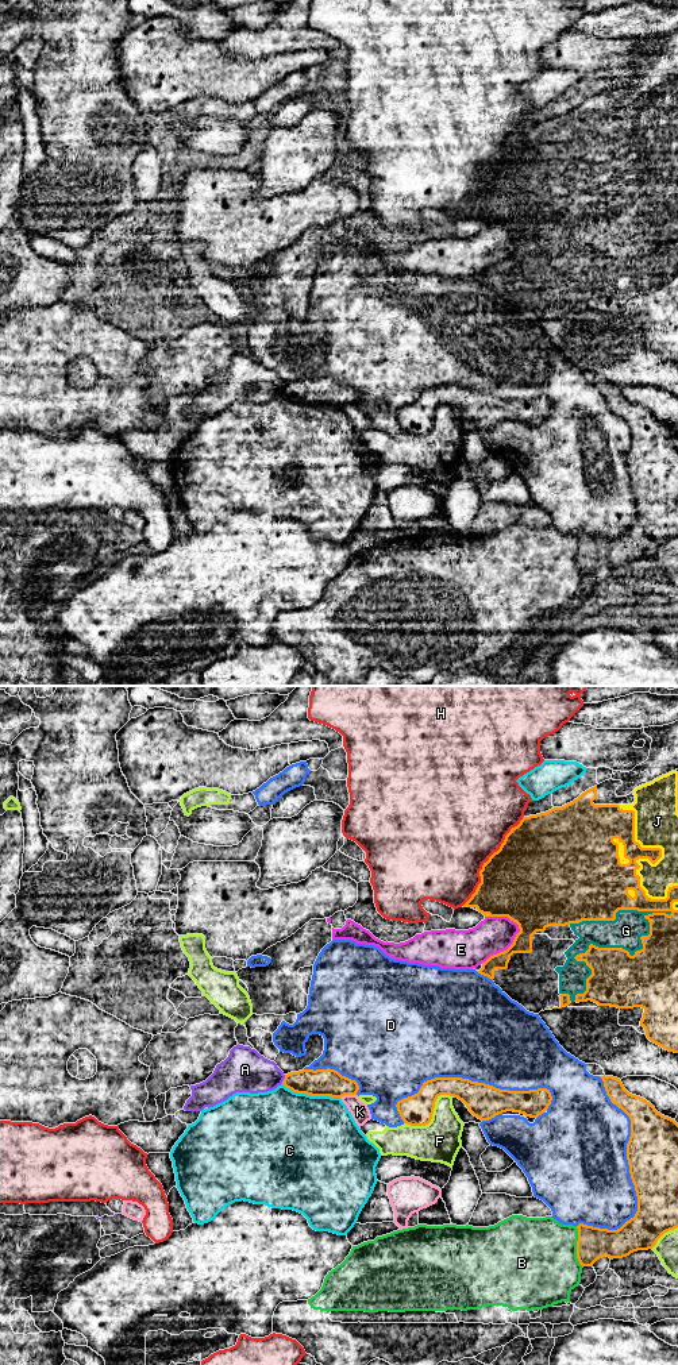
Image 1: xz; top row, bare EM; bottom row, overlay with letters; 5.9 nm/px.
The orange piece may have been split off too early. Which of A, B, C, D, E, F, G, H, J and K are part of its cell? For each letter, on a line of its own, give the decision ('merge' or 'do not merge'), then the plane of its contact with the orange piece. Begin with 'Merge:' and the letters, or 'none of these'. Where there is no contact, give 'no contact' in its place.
Merge: G, J
A: do not merge; contact in xz
B: do not merge; contact in xz
C: do not merge; contact in xz
D: do not merge; contact in xz
E: do not merge; contact in xz
F: do not merge; contact in xz
G: merge; contact in xz
H: do not merge; contact in xz
J: merge; contact in xz
K: do not merge; contact in xz

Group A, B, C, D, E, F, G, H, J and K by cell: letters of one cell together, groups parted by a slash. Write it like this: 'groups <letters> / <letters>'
groups A / B / C / D / E / F / G J / H / K

